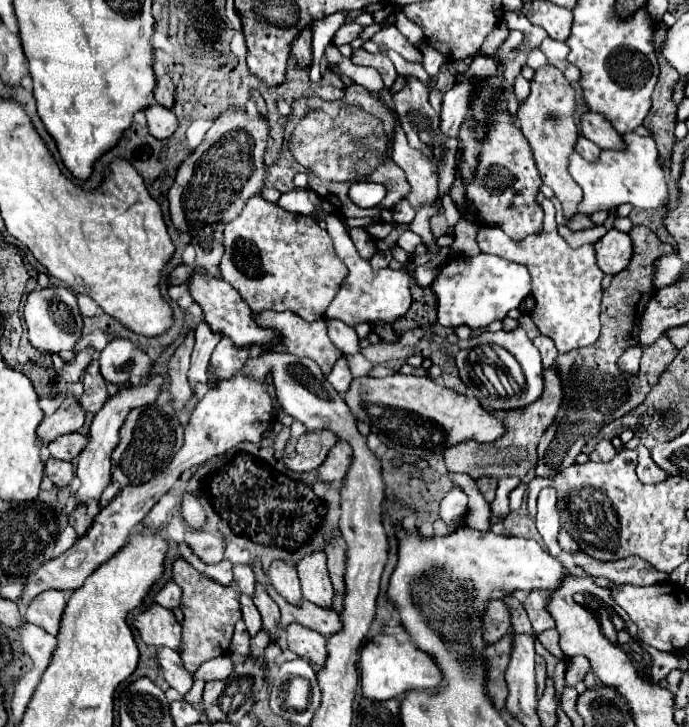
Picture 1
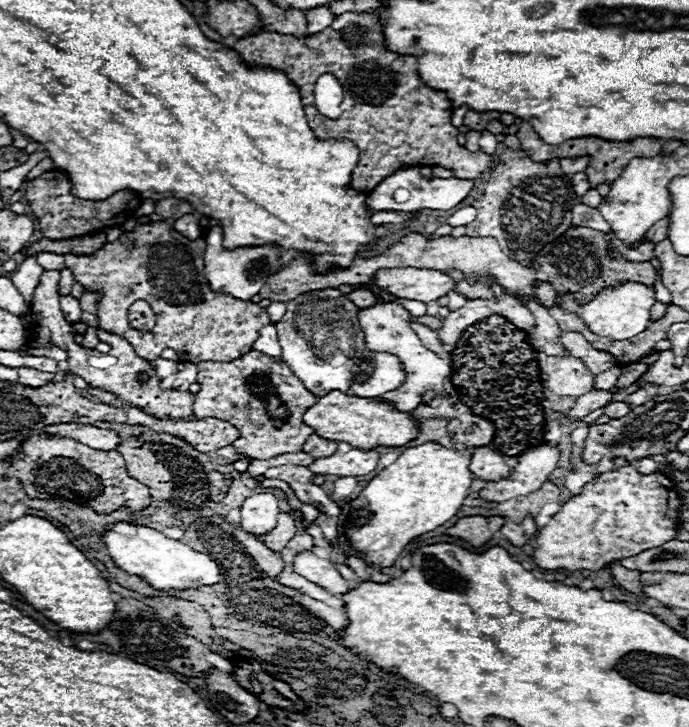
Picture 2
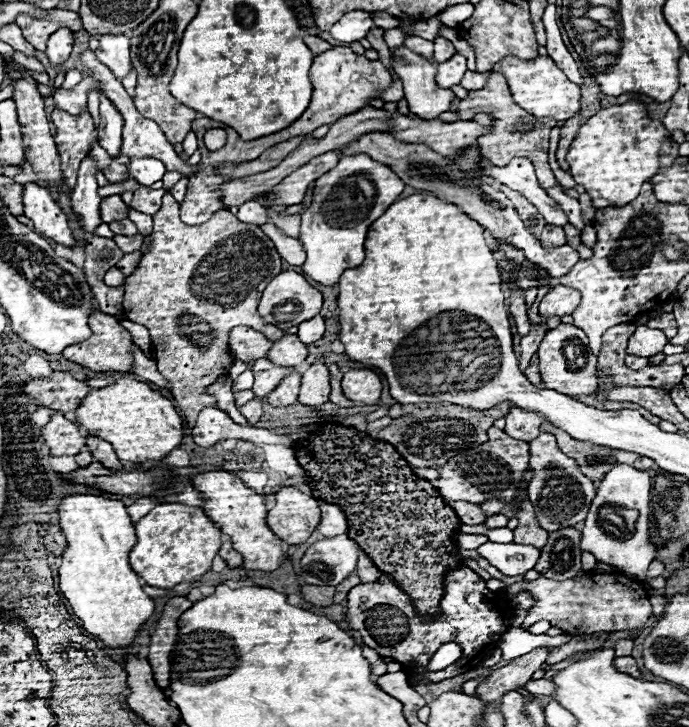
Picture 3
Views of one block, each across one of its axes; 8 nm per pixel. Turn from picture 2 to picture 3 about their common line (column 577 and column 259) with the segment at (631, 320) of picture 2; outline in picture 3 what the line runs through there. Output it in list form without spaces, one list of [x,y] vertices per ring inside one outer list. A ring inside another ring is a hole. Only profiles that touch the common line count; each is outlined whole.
[[[286,270],[286,272],[280,272],[268,286],[266,290],[262,292],[262,298],[260,298],[260,304],[258,304],[258,312],[260,316],[268,322],[268,324],[274,324],[278,326],[280,330],[288,330],[292,326],[298,326],[310,318],[314,318],[322,308],[322,294],[310,286],[306,282],[306,278],[298,272],[292,272],[292,270]]]

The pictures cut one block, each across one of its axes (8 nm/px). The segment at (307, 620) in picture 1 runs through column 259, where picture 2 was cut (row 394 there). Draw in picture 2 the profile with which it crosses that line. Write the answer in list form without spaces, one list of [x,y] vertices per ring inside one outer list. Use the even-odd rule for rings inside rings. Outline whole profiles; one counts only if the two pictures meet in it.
[[[538,354],[540,370],[546,376],[546,386],[560,396],[582,396],[594,388],[594,374],[572,356]]]

